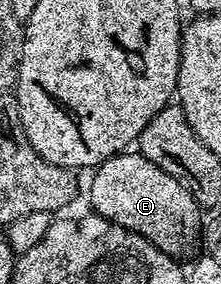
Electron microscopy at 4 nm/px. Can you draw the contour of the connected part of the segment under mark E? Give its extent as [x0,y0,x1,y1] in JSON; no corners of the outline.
[90,152,201,256]

